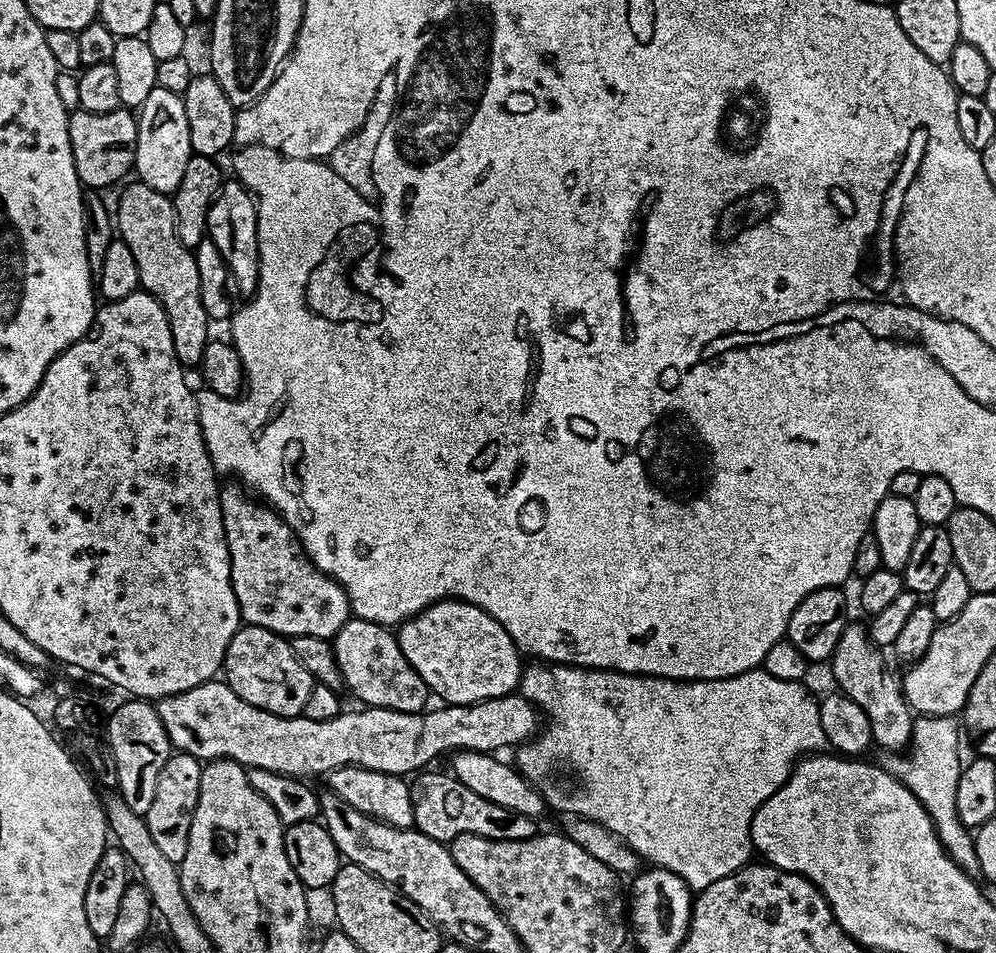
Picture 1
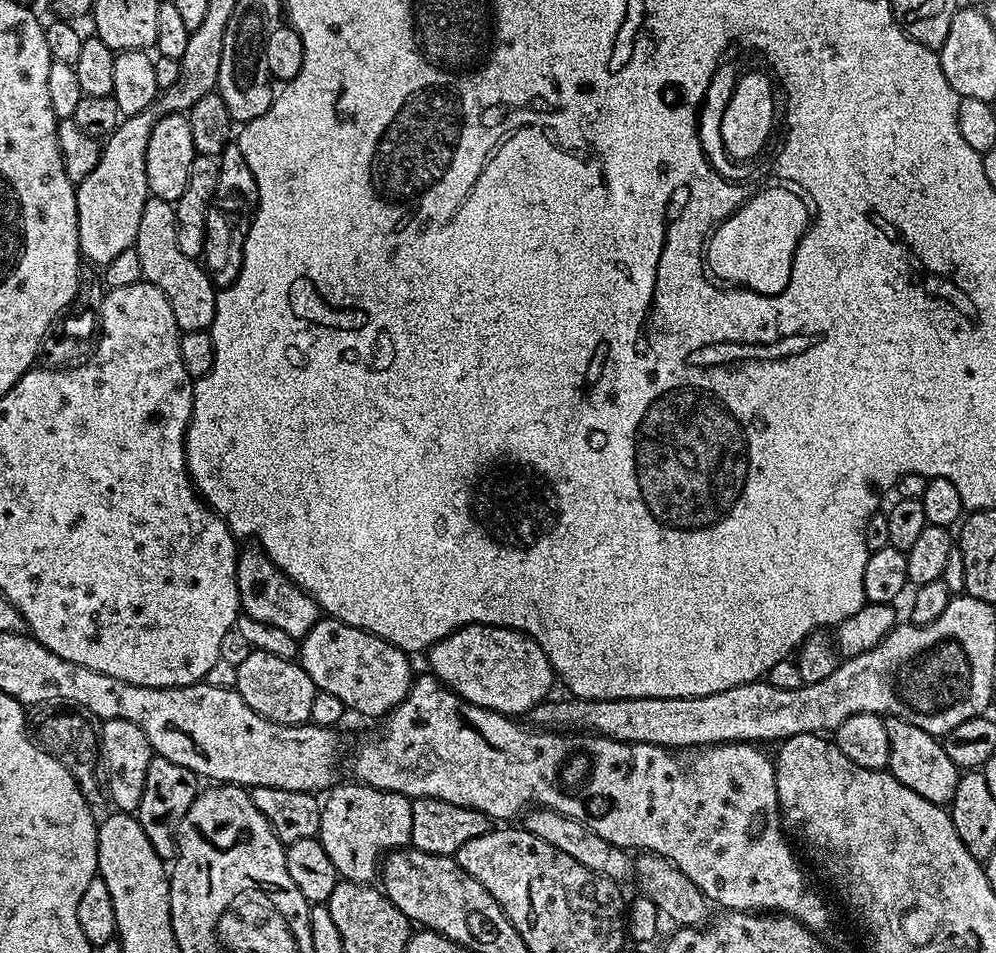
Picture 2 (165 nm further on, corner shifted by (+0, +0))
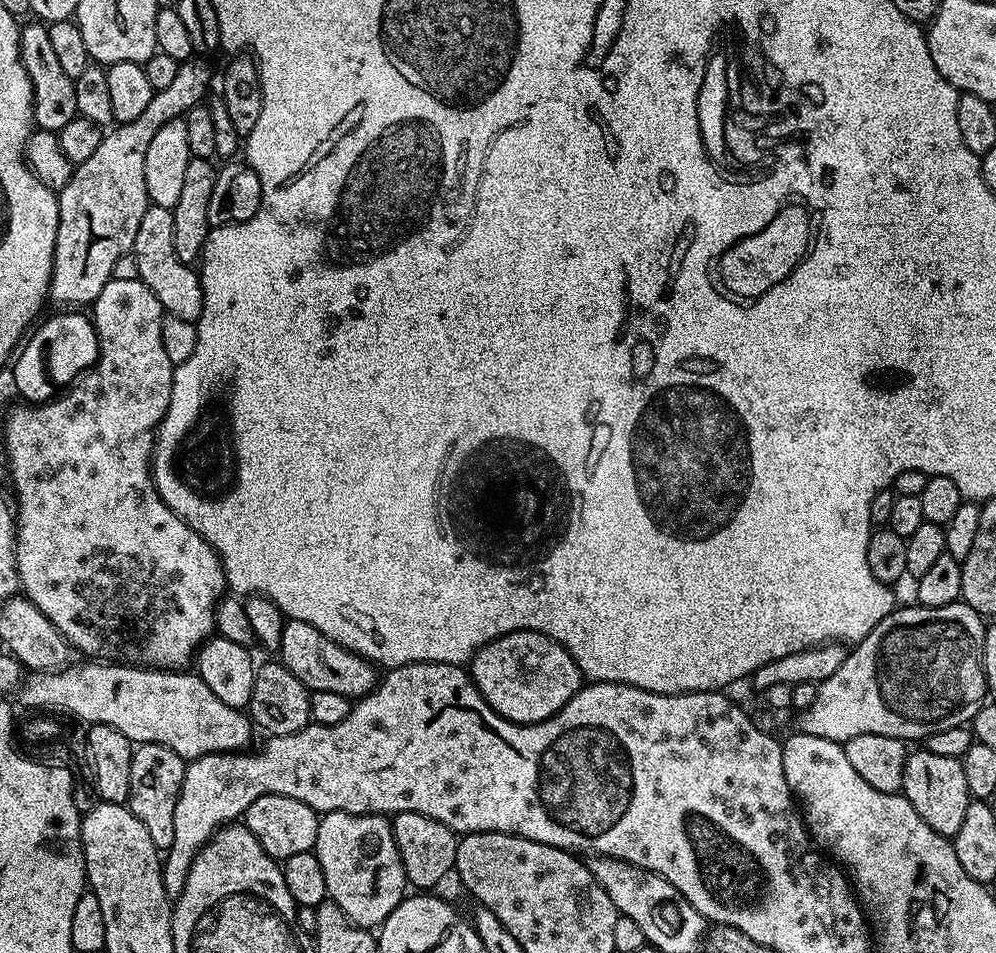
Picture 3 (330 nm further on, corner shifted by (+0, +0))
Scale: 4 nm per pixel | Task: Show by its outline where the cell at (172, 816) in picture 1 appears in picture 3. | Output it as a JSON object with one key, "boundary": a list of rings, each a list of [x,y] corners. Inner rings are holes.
{"boundary":[[[141,744],[133,747],[130,762],[130,794],[127,807],[146,826],[150,842],[157,850],[167,850],[174,842],[174,806],[178,806],[178,794],[182,790],[182,778],[186,762],[174,750],[161,744]]]}

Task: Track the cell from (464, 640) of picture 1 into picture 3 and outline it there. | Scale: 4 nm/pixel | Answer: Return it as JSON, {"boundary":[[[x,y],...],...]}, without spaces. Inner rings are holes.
{"boundary":[[[511,632],[479,648],[470,661],[470,675],[482,698],[502,718],[515,724],[537,724],[555,716],[582,687],[576,659],[541,632]]]}

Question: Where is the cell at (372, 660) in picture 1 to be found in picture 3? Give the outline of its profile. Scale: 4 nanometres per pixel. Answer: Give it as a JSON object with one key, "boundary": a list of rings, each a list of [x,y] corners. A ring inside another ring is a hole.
{"boundary":[[[288,620],[282,630],[282,646],[279,659],[312,692],[330,690],[334,694],[342,694],[349,698],[367,696],[378,683],[378,668],[370,660],[364,660],[358,654],[338,646],[326,634],[314,630],[306,622]]]}

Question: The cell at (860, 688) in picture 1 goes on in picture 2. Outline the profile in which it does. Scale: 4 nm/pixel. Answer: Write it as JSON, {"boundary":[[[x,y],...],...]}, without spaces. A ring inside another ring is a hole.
{"boundary":[[[898,716],[887,717],[884,725],[886,738],[890,738],[887,771],[891,772],[898,782],[902,782],[902,786],[914,790],[914,794],[922,794],[926,802],[947,805],[951,801],[956,784],[960,781],[961,773],[954,766],[954,762],[950,762],[943,743],[926,730],[918,730],[918,726],[901,720]]]}

